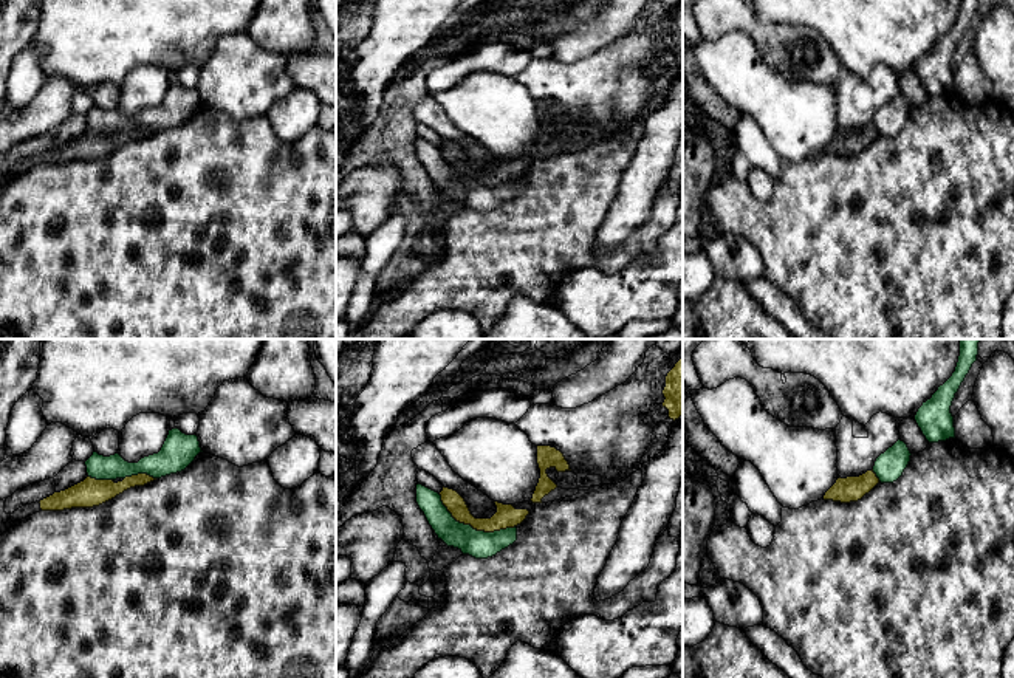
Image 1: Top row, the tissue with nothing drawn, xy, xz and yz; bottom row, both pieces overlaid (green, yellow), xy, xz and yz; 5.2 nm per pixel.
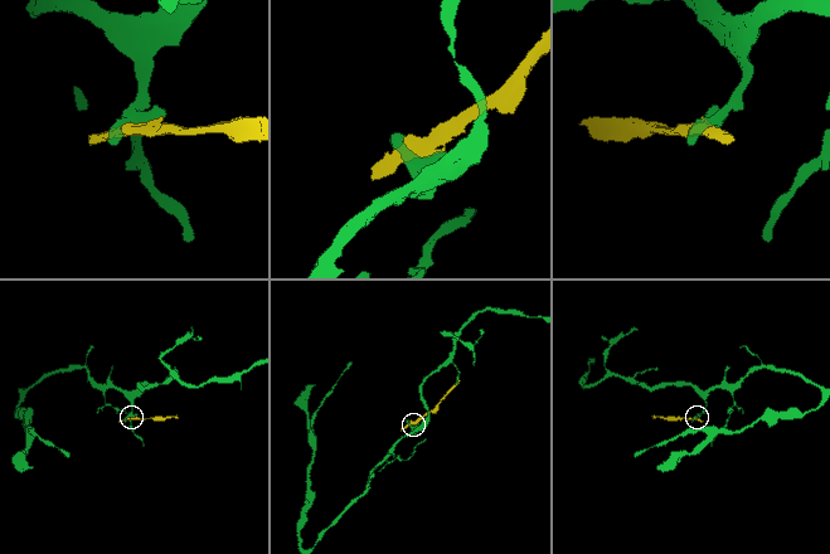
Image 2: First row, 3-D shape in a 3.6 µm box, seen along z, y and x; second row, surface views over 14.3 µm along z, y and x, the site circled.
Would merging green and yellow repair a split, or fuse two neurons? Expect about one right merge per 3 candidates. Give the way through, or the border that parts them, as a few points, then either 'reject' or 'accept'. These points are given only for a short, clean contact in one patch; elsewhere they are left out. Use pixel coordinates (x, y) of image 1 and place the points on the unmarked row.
reject

